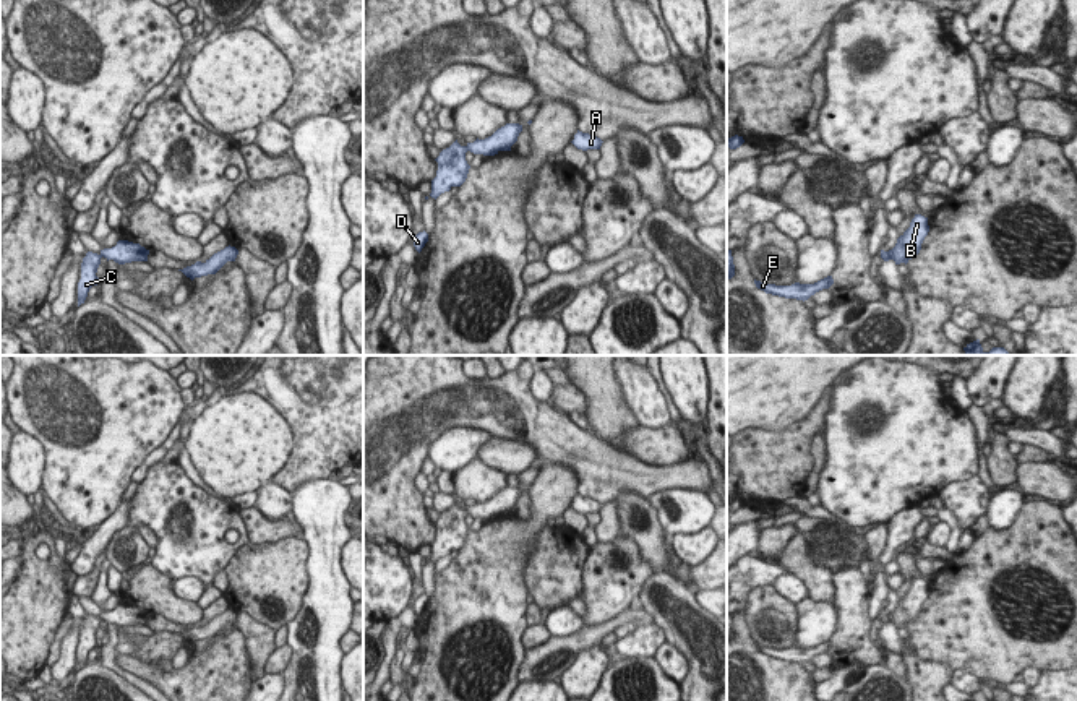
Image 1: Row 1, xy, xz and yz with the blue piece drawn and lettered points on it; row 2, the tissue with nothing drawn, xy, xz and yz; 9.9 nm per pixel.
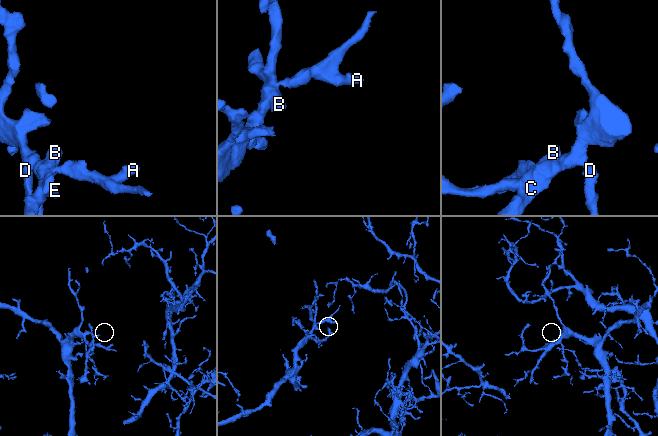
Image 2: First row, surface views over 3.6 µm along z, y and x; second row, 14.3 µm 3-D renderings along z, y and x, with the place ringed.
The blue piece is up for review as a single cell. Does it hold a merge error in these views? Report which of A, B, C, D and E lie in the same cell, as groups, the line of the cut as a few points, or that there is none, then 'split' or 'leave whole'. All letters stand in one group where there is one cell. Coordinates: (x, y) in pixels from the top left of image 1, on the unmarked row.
groups A B C D E; cut none; leave whole

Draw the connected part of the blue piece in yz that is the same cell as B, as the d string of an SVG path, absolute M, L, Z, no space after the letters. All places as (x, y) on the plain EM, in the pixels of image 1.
M915 578L910 586L910 591L897 602L897 607L892 613L881 613L881 621L884 625L894 623L895 628L908 626L915 621L920 613L925 600L929 596L928 581Z

